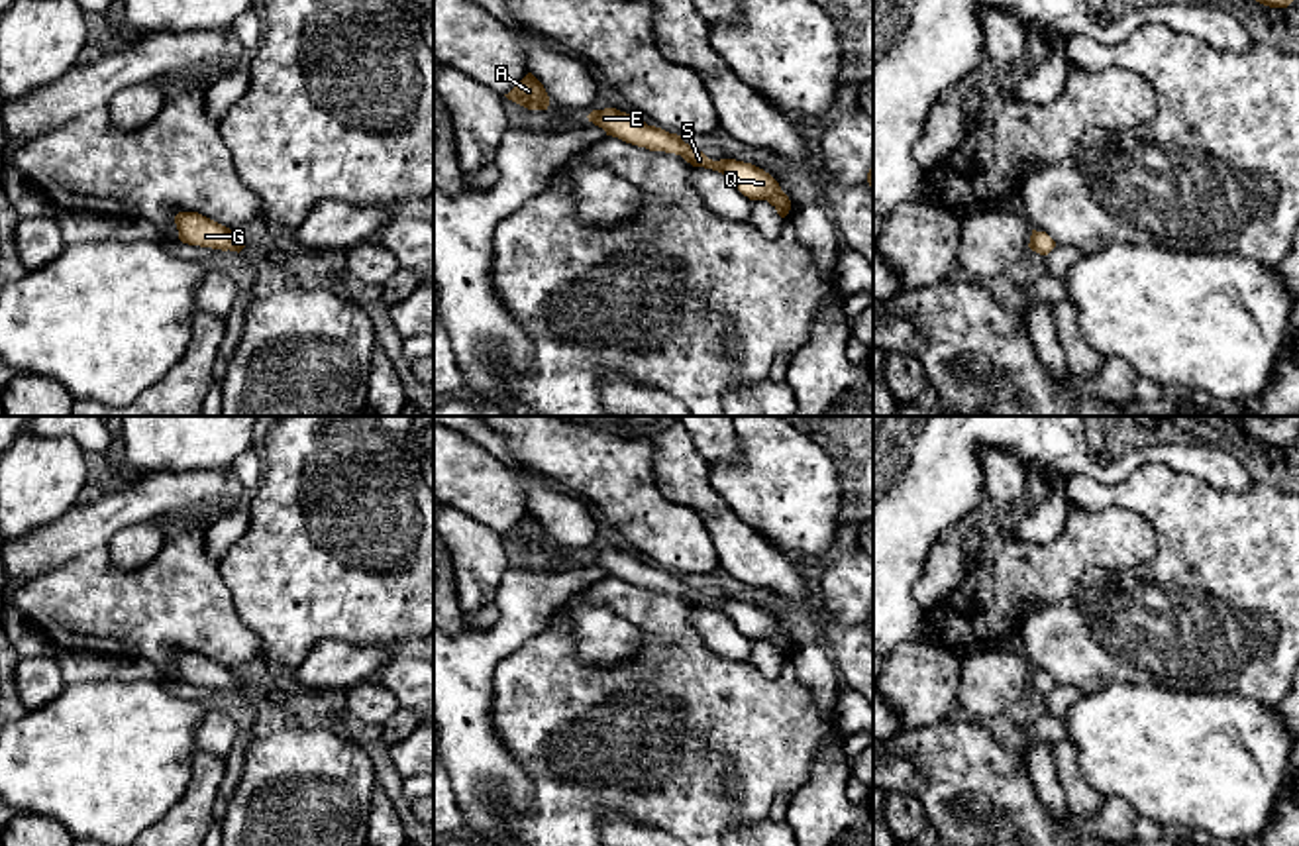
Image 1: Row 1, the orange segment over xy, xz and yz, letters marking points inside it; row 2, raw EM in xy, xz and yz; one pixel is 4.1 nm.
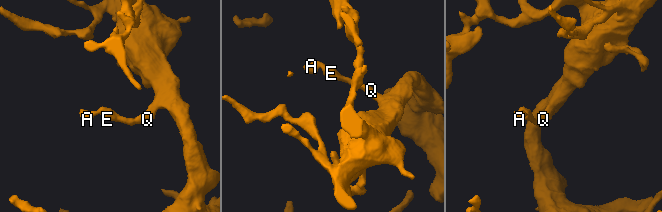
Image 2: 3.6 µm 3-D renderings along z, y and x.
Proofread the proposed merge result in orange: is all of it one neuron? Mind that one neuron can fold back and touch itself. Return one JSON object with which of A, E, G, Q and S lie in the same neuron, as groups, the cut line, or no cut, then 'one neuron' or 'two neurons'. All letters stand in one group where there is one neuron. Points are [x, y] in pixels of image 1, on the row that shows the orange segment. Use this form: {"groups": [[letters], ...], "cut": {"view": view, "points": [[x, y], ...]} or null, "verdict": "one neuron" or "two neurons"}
{"groups": [["A", "E", "G", "Q", "S"]], "cut": null, "verdict": "one neuron"}

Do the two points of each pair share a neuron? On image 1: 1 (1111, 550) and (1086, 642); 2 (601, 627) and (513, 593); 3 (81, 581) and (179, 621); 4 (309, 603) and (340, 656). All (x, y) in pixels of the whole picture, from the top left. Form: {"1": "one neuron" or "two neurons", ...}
{"1": "two neurons", "2": "two neurons", "3": "one neuron", "4": "two neurons"}

